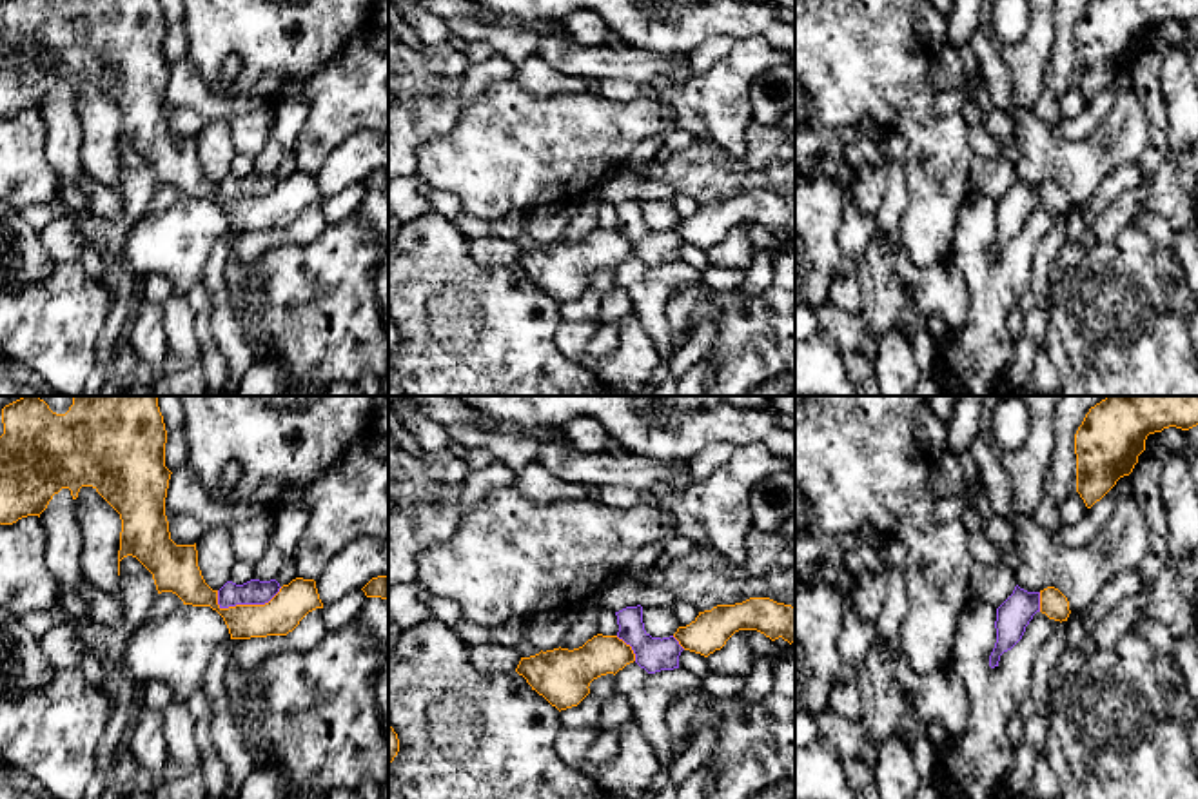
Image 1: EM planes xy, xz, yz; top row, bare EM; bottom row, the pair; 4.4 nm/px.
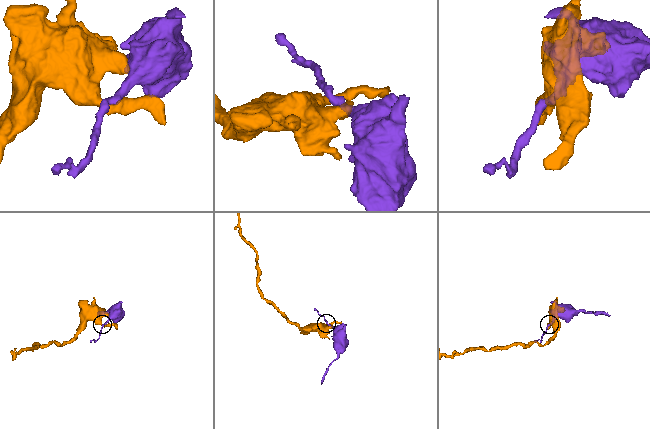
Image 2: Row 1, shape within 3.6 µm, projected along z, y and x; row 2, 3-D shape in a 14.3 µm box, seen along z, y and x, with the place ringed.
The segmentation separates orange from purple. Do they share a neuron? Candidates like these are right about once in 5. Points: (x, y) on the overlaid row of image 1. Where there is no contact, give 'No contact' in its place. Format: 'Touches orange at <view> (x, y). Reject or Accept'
Touches orange at xy (249, 605). Reject

